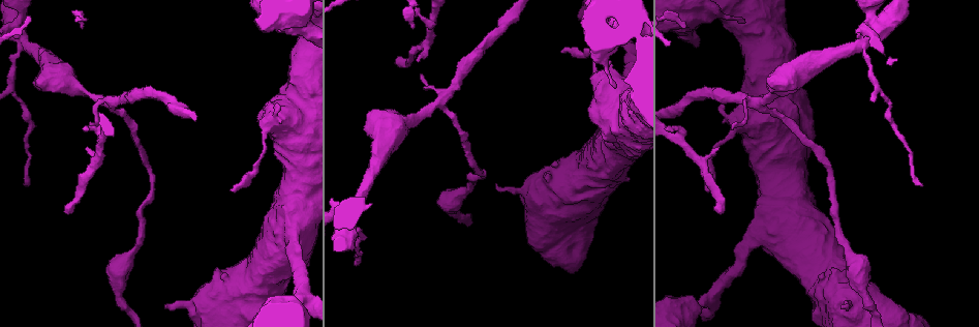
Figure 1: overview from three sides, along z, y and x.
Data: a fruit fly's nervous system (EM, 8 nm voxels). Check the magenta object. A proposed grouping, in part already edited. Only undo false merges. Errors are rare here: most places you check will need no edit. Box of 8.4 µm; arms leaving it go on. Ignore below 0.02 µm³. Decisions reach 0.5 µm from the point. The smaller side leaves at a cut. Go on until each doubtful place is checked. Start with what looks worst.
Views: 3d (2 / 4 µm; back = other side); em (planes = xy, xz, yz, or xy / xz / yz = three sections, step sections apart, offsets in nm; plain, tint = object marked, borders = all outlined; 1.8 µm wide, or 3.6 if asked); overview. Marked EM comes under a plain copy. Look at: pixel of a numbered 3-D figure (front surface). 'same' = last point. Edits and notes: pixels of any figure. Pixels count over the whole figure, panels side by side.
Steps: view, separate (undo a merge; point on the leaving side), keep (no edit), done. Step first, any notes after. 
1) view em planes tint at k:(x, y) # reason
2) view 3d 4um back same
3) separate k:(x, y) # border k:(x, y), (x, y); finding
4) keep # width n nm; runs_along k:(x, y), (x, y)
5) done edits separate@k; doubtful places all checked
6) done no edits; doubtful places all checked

view 3d 4um at 1:(876, 25)

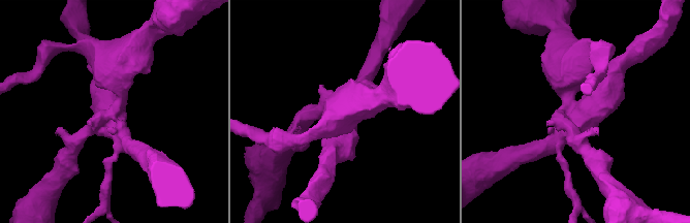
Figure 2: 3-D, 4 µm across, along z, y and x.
view em xz step 4 tint at 2:(116, 115)

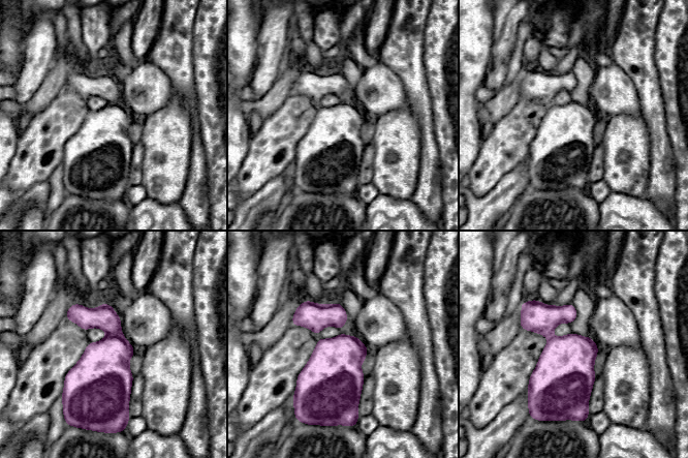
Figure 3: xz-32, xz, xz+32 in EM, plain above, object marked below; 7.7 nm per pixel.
view em yz step 8 tint same

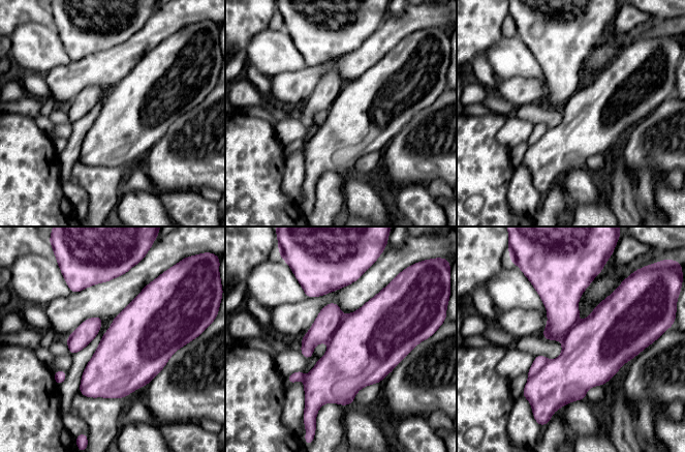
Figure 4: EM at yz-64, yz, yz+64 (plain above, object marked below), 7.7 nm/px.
separate 4:(363, 347) # border 4:(344, 317), (328, 341); a second neuron is stuck on

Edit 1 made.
view 3d 4um back at 1:(295, 230) # thick turns thin

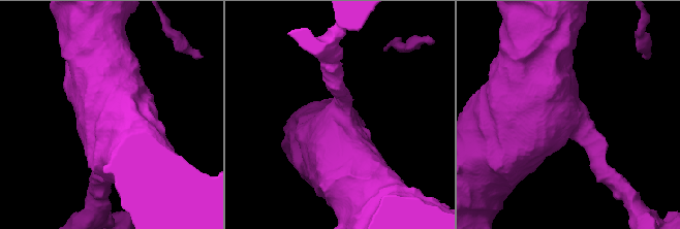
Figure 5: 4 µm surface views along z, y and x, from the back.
view em 3.6um planes tint at 5:(553, 115)

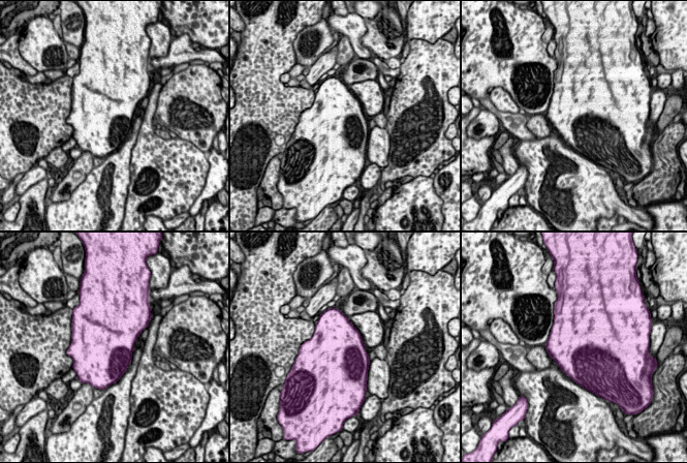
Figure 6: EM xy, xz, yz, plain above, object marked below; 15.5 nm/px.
keep # all the same neuron

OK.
done edits separate@4; doubtful places all checked

